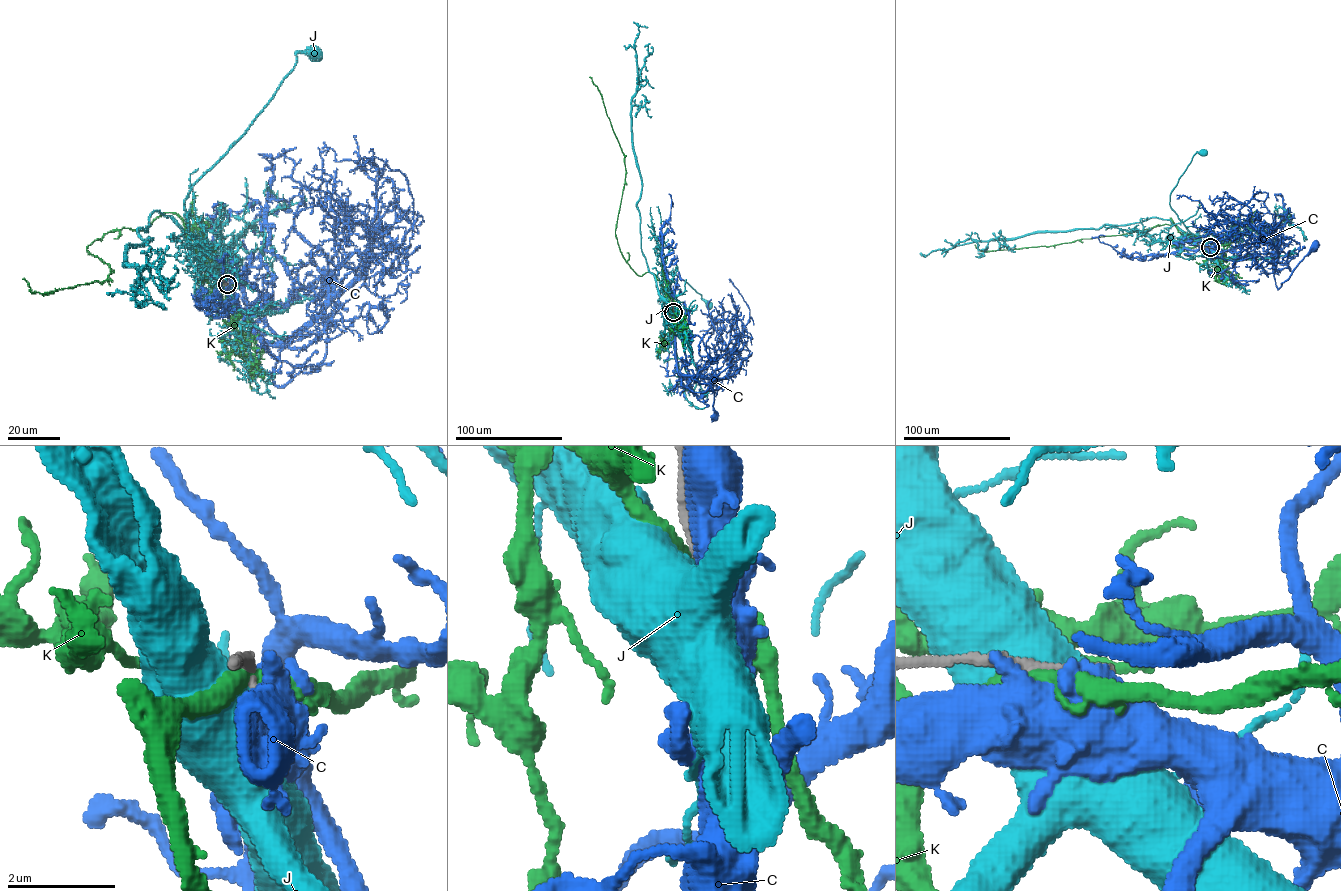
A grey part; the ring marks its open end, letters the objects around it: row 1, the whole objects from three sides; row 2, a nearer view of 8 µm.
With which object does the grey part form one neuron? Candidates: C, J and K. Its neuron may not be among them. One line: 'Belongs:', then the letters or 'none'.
Belongs: none

